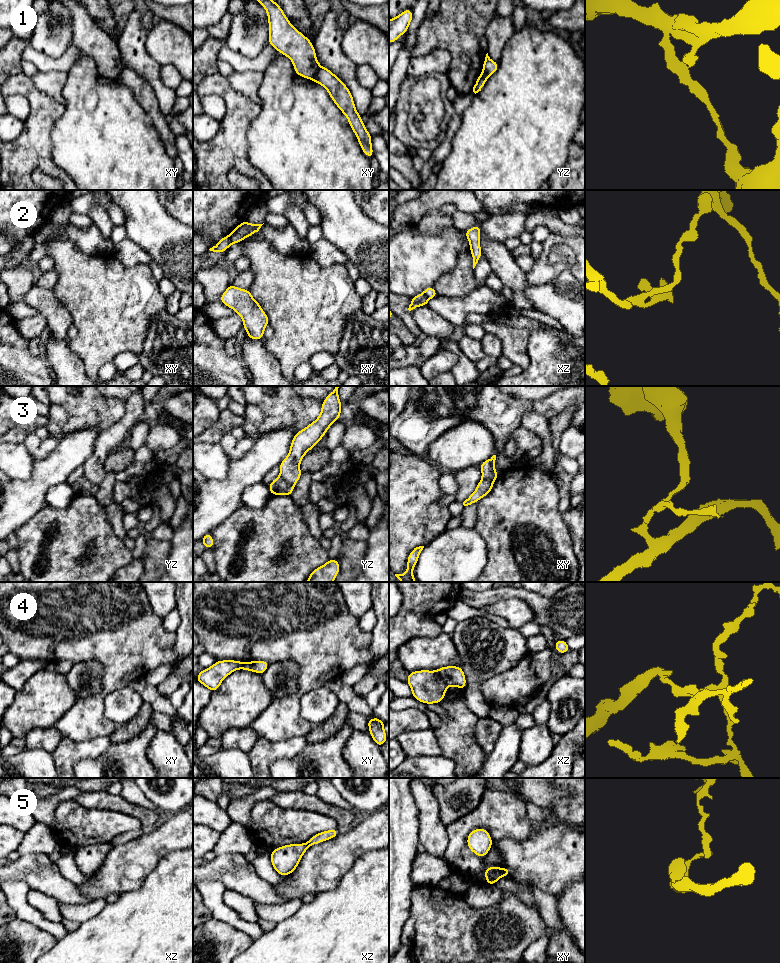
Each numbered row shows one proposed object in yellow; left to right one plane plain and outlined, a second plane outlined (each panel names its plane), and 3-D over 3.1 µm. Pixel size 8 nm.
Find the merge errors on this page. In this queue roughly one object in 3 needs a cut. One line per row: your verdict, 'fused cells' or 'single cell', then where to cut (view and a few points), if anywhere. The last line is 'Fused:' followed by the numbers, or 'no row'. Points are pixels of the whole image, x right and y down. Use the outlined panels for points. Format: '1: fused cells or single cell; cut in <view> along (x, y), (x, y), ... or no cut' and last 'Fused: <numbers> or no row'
1: fused cells; cut in xy along (320, 66), (312, 79)
2: fused cells; cut in xy along (228, 235), (231, 243)
3: fused cells; cut in yz along (279, 476), (293, 485)
4: fused cells; cut in xz along (434, 671), (450, 684)
5: fused cells; cut in xz along (306, 842), (308, 846)
Fused: 1, 2, 3, 4, 5

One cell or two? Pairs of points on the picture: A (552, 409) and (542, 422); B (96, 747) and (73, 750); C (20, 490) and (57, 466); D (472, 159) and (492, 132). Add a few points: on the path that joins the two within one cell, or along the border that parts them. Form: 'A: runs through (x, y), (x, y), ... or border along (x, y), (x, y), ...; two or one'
A: border along (533, 409), (547, 420); two
B: runs through (90, 749), (79, 750); one
C: runs through (29, 490), (32, 490), (48, 474); one
D: runs through (479, 152), (492, 139); one

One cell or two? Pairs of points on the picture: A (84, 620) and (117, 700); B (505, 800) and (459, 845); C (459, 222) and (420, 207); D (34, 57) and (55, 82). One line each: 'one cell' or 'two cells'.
A: two cells
B: one cell
C: two cells
D: two cells

